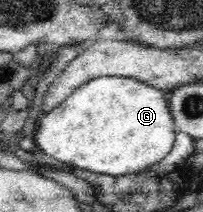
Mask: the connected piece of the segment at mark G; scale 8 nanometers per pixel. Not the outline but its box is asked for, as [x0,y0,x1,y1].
[32,76,177,176]

